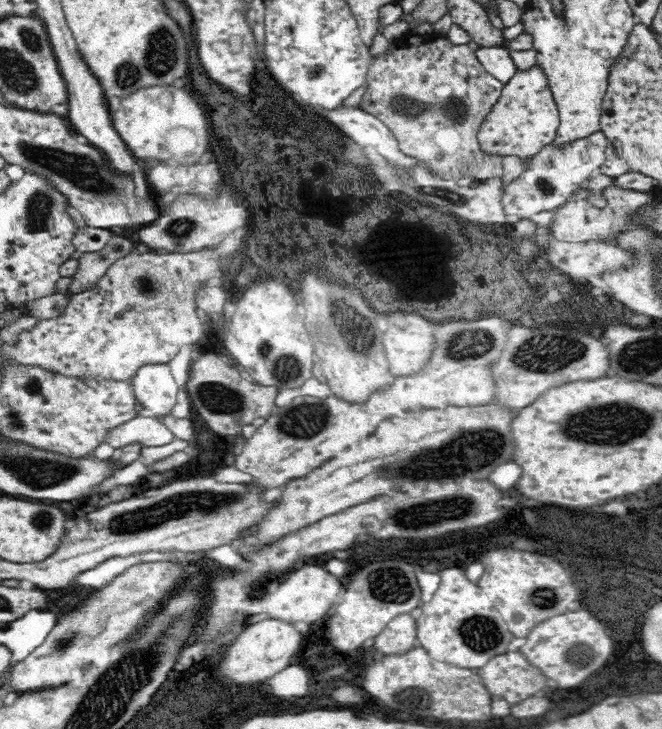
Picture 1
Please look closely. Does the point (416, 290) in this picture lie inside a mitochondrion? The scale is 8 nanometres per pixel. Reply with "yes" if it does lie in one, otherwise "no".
no

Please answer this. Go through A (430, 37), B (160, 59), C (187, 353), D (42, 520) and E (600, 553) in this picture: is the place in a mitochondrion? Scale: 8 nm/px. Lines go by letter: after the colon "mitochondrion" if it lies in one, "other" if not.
A: other
B: mitochondrion
C: other
D: mitochondrion
E: other

